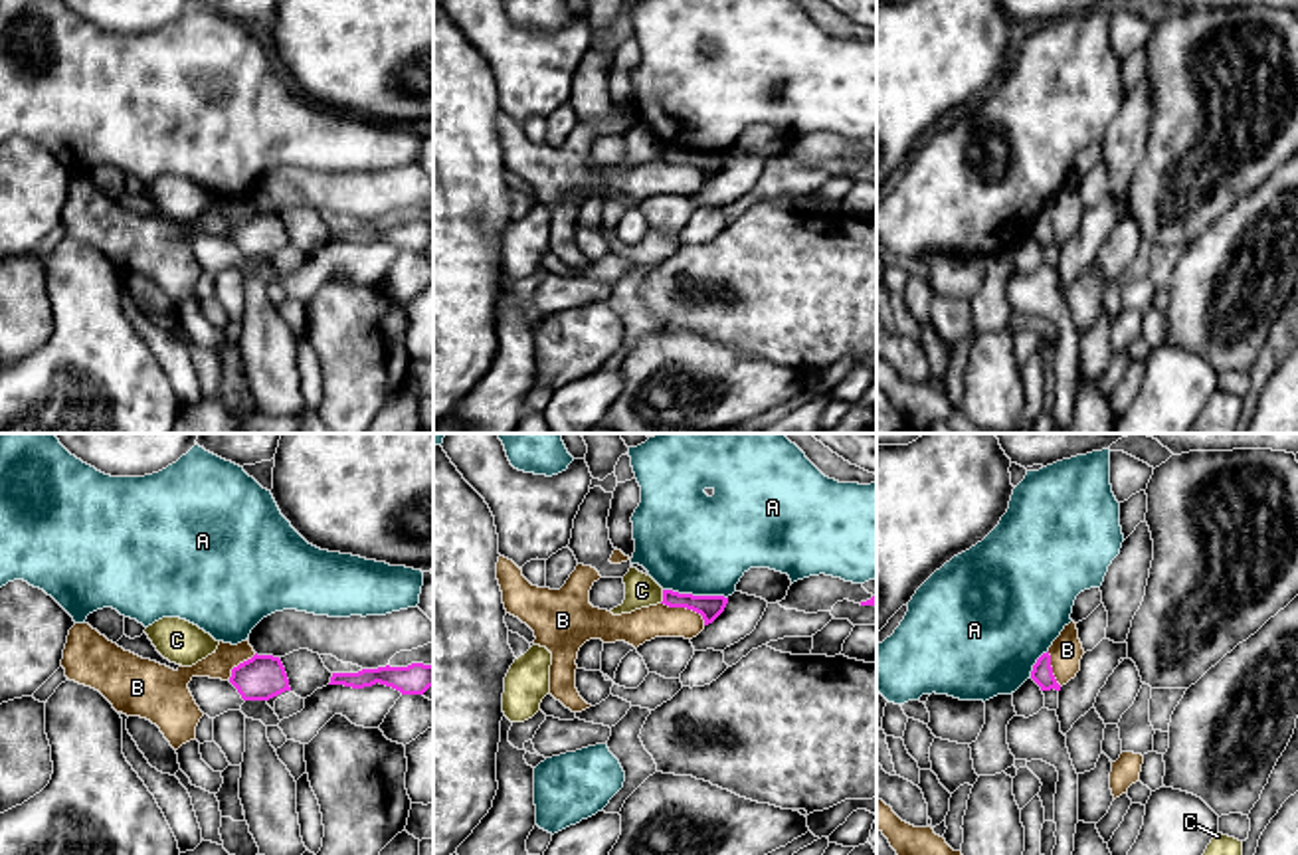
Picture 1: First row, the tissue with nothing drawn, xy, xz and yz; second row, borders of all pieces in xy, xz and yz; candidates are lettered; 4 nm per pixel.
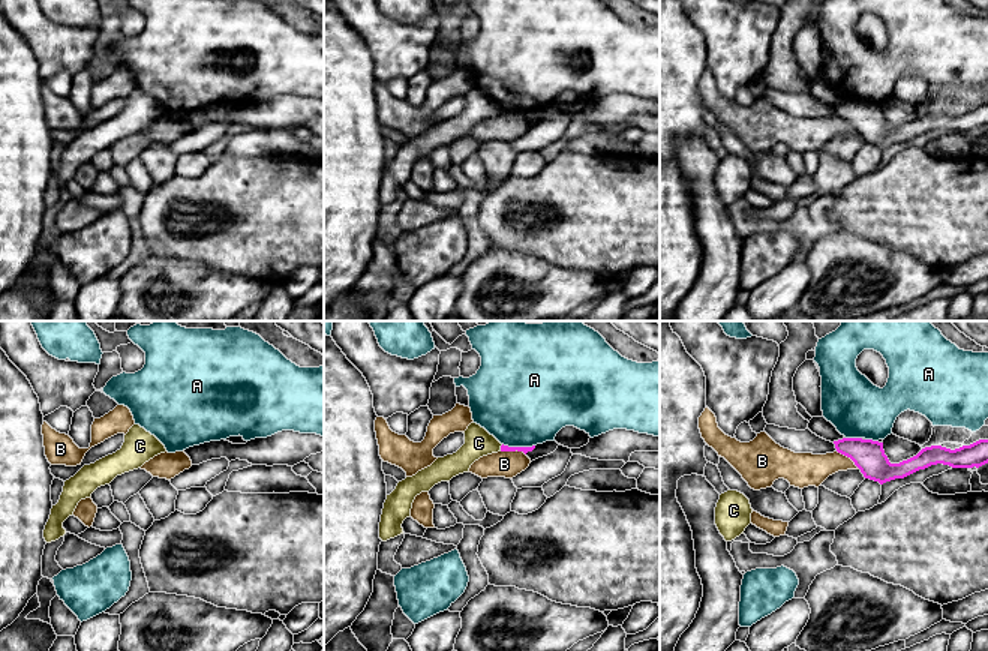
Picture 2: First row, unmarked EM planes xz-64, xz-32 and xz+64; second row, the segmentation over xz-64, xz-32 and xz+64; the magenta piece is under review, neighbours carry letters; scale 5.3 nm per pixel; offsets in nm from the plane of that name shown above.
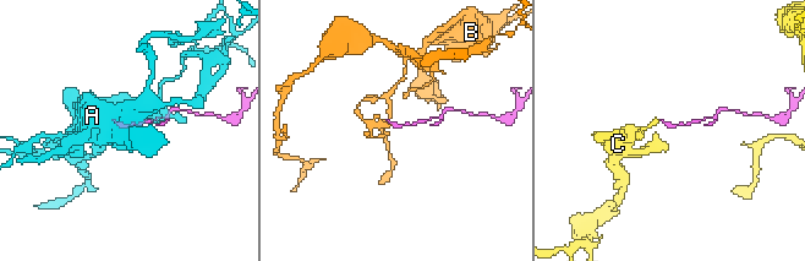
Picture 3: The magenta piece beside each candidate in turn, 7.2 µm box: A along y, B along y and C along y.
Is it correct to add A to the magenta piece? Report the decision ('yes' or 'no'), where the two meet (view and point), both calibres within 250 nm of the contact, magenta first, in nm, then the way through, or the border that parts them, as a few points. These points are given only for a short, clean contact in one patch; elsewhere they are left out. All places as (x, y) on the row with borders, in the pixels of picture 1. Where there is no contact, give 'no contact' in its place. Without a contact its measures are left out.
no; meets magenta in xz at (695, 596); 100 nm thick on the magenta side, 420 nm on the other

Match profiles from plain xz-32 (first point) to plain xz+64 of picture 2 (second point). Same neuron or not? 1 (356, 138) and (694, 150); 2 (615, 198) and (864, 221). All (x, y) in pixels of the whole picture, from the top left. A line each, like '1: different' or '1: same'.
1: different
2: same

